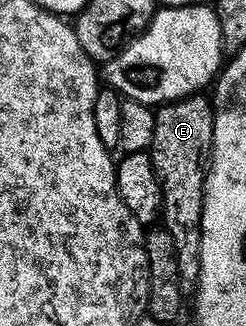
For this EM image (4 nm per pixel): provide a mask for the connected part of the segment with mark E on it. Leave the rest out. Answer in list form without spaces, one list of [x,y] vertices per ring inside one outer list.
[[[203,96],[164,102],[155,110],[155,127],[149,151],[157,180],[161,184],[163,209],[162,229],[173,236],[173,248],[177,248],[177,272],[184,291],[196,289],[201,268],[201,216],[203,215],[203,189],[207,183],[207,167],[213,144],[215,107]]]

